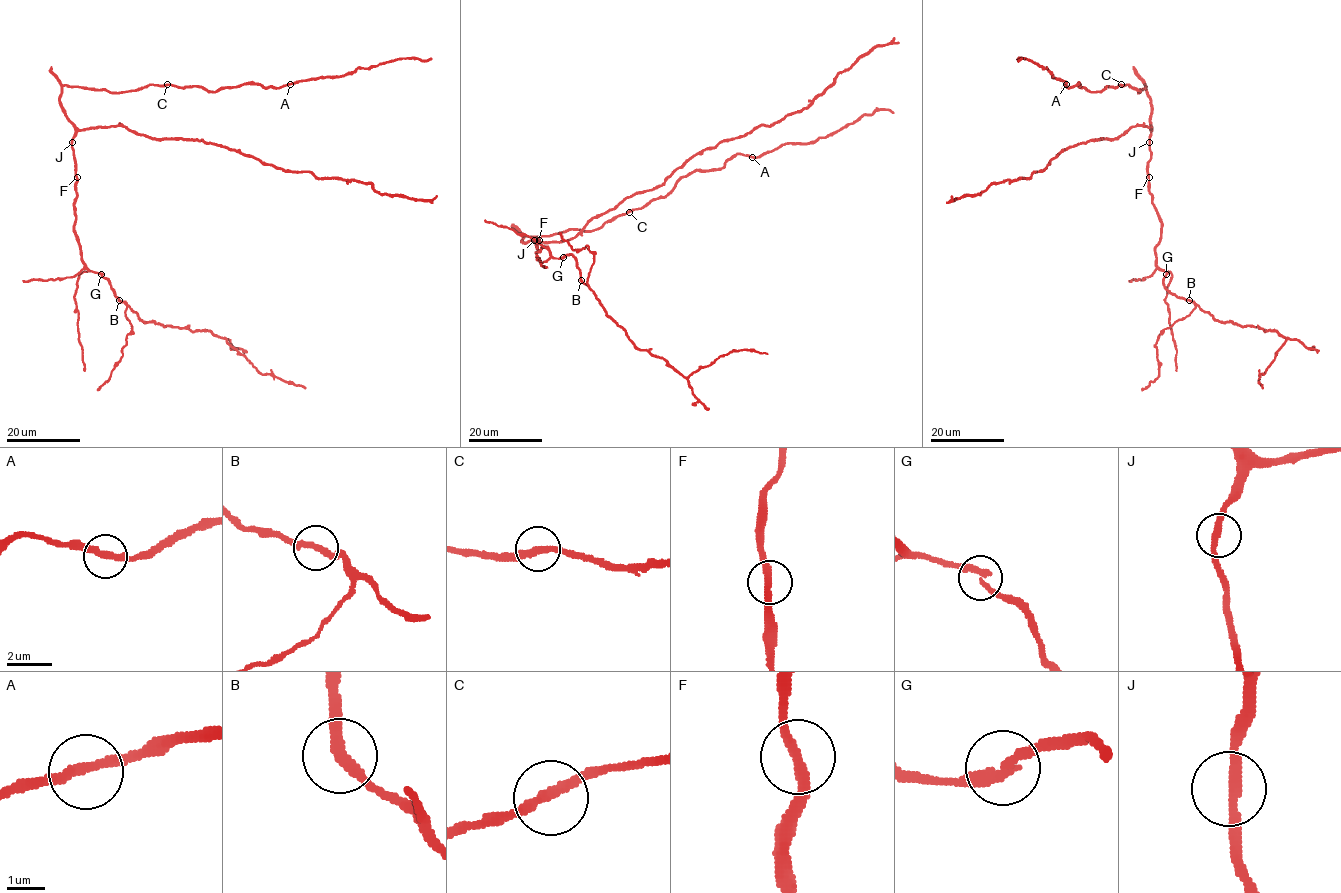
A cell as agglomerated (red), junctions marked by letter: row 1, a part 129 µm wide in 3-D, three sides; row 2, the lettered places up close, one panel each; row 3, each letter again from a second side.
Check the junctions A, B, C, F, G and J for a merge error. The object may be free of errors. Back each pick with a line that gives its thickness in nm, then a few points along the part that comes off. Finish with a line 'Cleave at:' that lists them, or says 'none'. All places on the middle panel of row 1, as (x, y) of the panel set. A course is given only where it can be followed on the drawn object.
Cleave at: none

